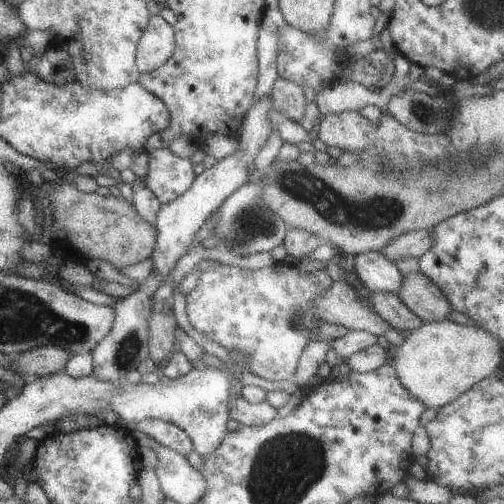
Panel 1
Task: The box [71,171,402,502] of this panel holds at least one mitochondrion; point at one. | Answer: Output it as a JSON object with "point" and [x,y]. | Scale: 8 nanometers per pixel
{"point":[248,223]}

